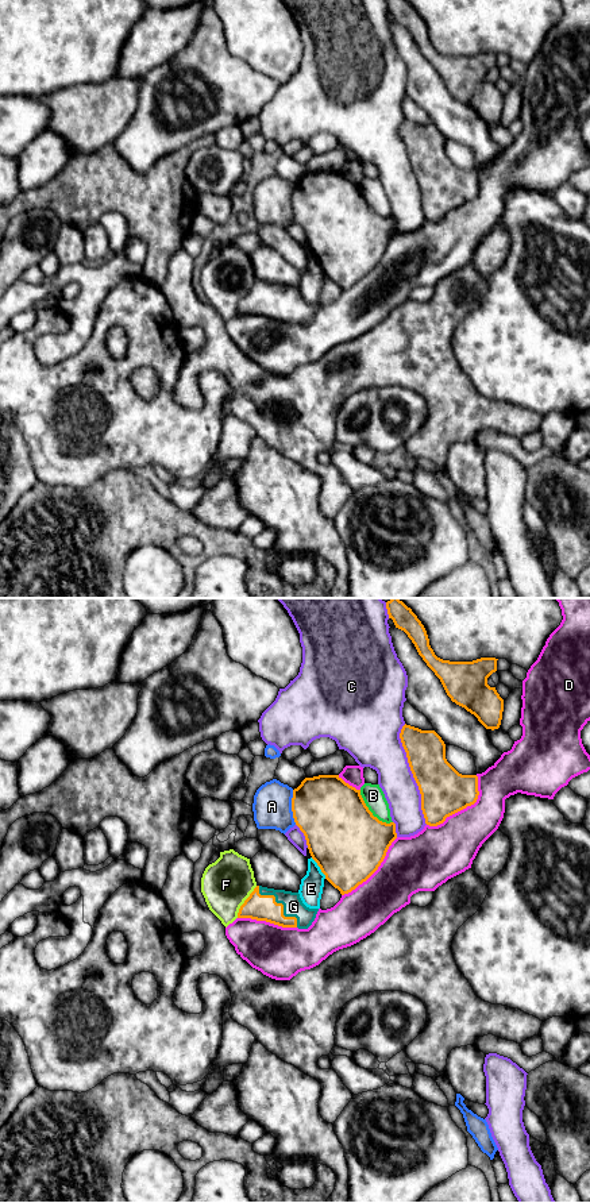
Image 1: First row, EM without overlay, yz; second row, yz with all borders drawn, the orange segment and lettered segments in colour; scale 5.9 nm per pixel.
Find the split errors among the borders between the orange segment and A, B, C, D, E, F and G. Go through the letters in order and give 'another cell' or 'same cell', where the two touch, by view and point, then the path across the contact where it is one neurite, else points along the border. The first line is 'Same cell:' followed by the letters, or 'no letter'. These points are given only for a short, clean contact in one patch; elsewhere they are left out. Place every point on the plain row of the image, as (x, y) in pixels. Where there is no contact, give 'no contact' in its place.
Same cell: G
A: another cell; contact yz (292, 203)
B: another cell; contact yz (370, 207)
C: another cell; contact yz (412, 168)
D: another cell; contact yz (463, 203)
E: another cell; contact yz (320, 263)
F: another cell; contact yz (245, 297)
G: same cell; contact yz (281, 299)

